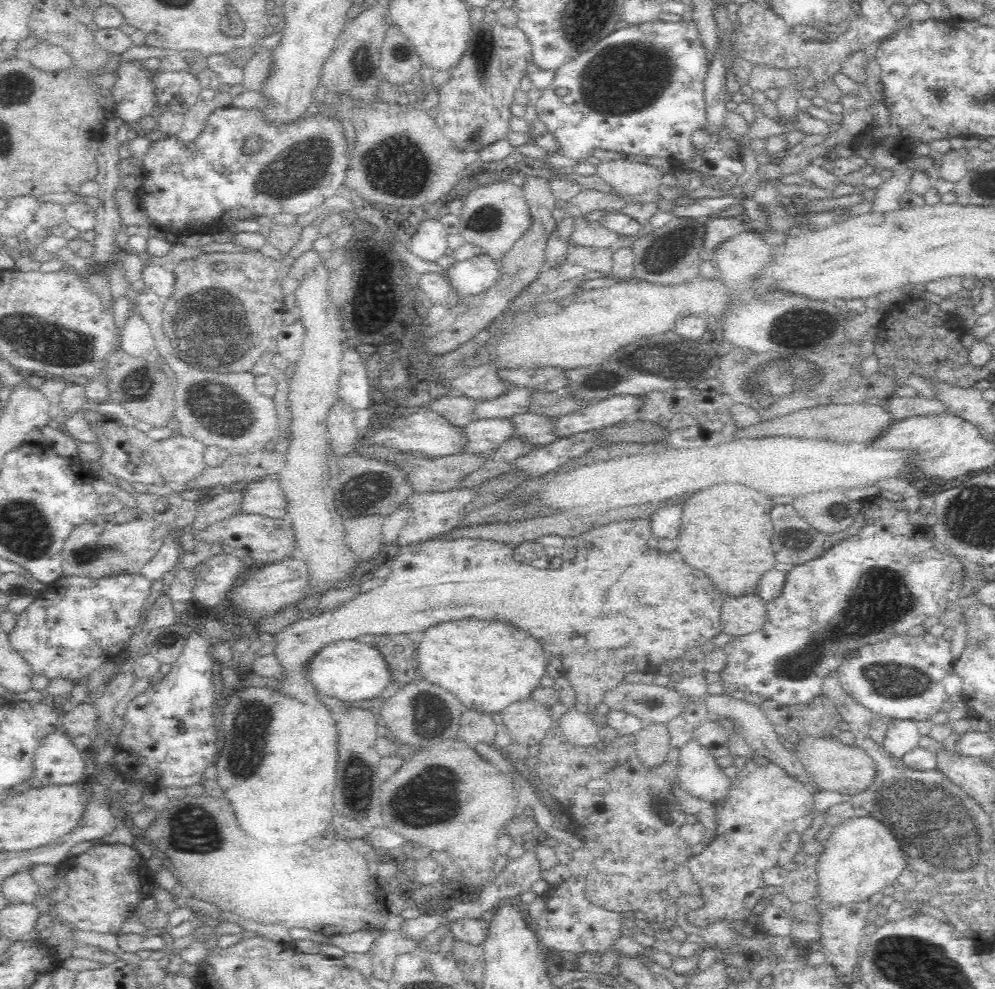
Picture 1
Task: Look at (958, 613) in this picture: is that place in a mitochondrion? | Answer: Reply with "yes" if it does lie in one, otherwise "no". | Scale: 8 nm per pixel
no

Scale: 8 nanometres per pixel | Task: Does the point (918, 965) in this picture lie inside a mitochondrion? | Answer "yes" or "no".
yes

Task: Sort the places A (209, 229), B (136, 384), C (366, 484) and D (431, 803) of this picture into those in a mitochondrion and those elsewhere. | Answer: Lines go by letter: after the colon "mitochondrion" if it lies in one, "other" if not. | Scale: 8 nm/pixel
A: other
B: mitochondrion
C: mitochondrion
D: mitochondrion

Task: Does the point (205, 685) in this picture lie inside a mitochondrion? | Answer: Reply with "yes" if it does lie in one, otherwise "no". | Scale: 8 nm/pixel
no

